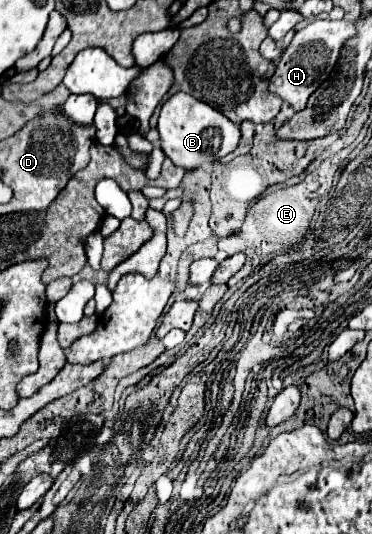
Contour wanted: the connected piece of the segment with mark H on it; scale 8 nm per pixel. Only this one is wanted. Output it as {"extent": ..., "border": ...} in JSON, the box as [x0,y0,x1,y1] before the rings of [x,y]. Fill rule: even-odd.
{"extent":[270,20,354,110],"border":[[[314,20],[306,28],[298,30],[290,42],[290,46],[284,50],[282,58],[276,64],[276,72],[270,80],[270,90],[278,94],[282,100],[286,100],[294,110],[302,110],[310,98],[310,94],[320,86],[322,72],[330,74],[336,66],[340,48],[346,38],[354,36],[354,24],[348,20]]]}

